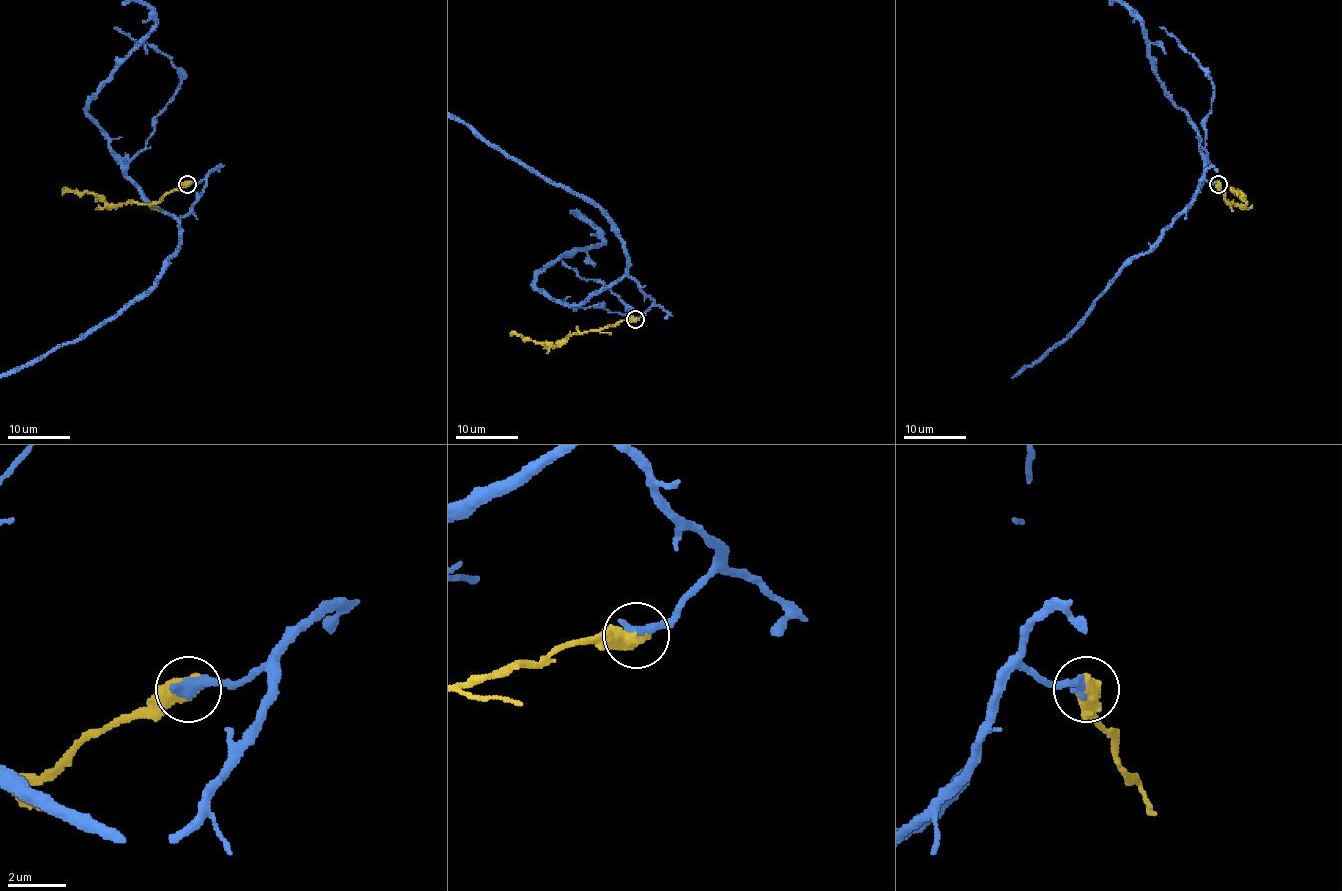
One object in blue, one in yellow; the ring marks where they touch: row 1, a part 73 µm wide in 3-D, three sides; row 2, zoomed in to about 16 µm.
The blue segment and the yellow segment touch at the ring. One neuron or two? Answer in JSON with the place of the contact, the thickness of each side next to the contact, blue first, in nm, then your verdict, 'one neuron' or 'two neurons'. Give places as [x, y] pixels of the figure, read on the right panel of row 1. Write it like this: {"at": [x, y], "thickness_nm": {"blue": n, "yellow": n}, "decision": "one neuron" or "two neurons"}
{"at": [1218, 184], "thickness_nm": {"blue": 400, "yellow": 700}, "decision": "one neuron"}

